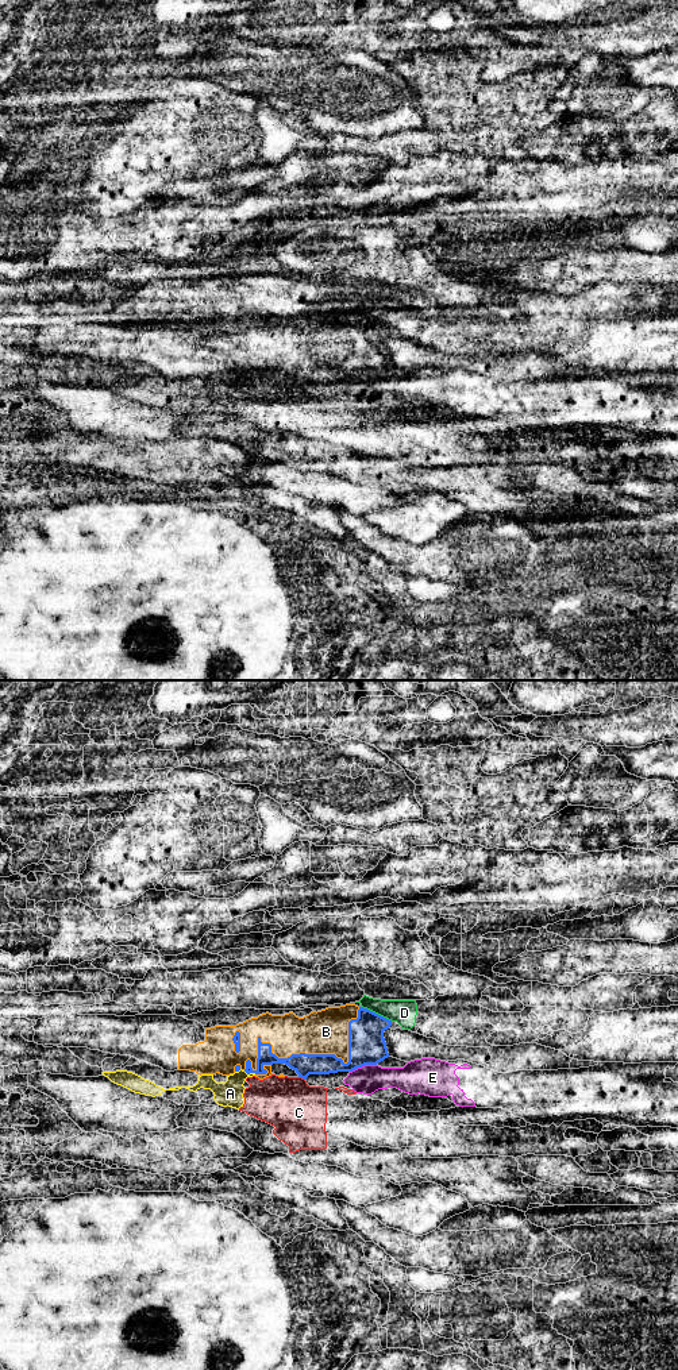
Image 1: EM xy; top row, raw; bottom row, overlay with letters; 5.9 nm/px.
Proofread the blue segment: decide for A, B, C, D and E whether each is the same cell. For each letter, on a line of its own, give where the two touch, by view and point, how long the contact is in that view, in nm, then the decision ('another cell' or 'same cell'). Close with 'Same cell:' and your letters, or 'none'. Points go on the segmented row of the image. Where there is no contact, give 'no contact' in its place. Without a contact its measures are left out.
A: contact xy (250, 1072); length 80 nm; another cell
B: contact xy (304, 1053); length 800 nm; same cell
C: contact xy (301, 1077); length 50 nm; another cell
D: contact xy (377, 1014); length 200 nm; another cell
E: contact xy (362, 1065); length 170 nm; another cell
Same cell: B

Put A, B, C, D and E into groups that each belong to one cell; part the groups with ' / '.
A C / B / D / E

